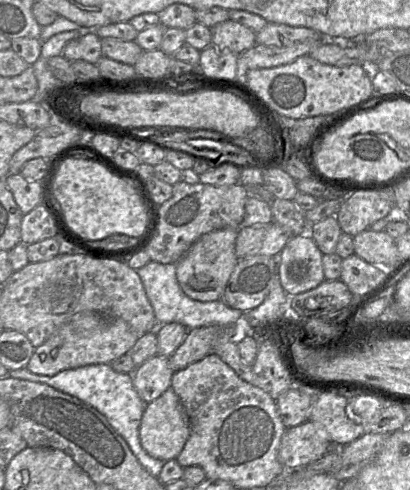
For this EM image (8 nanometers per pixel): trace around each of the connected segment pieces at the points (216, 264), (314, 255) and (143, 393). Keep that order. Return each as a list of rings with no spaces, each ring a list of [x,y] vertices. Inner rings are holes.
[[[218,229],[204,234],[176,263],[178,283],[188,297],[200,302],[221,299],[225,286],[238,262],[235,252],[238,229]]]
[[[308,233],[292,236],[278,256],[278,276],[288,295],[307,292],[324,280],[323,254]]]
[[[157,354],[136,367],[132,374],[134,388],[142,401],[148,404],[171,387],[173,373],[170,358]]]

